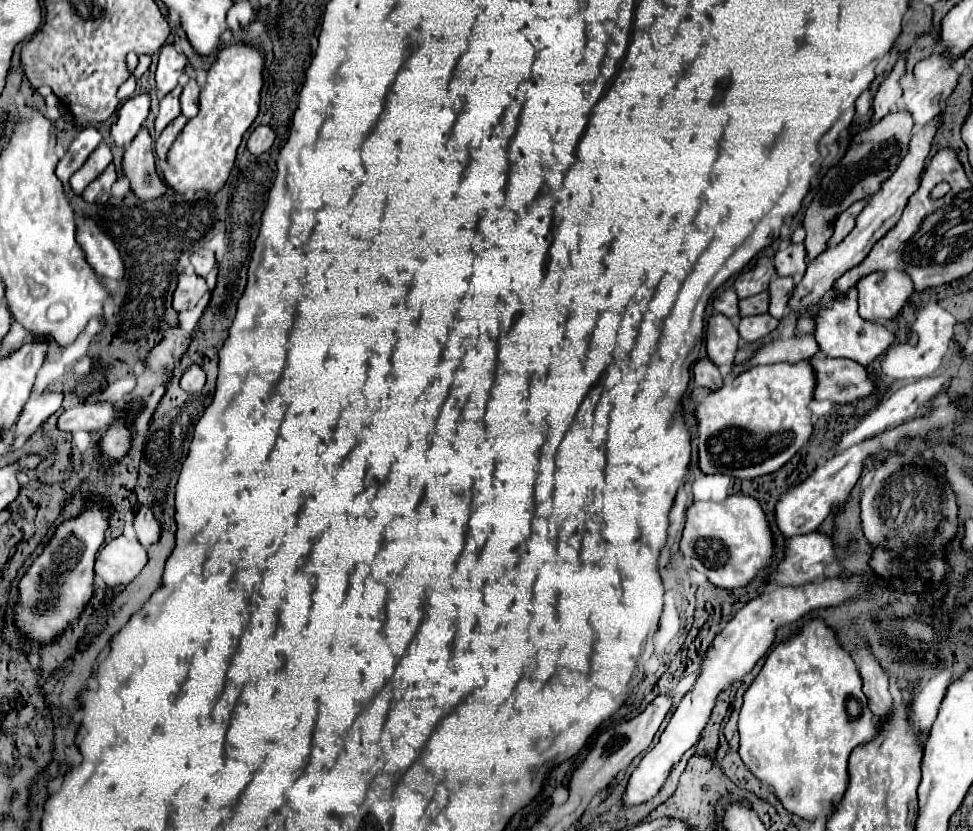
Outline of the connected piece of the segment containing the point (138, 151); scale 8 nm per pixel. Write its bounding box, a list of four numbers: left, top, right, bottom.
[123,130,167,200]

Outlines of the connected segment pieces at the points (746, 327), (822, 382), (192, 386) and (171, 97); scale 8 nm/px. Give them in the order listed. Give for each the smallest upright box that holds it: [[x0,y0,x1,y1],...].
[[739,314,777,342],[811,354,873,404],[181,364,205,394],[155,86,181,134]]

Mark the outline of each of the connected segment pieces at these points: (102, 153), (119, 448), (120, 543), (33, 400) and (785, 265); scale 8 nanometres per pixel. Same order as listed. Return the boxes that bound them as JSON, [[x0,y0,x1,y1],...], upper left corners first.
[[71,142,113,194],[101,420,133,462],[95,536,147,588],[15,390,63,442],[775,244,805,276]]

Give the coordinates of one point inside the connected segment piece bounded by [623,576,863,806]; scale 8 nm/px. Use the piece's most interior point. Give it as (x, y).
(748, 635)

